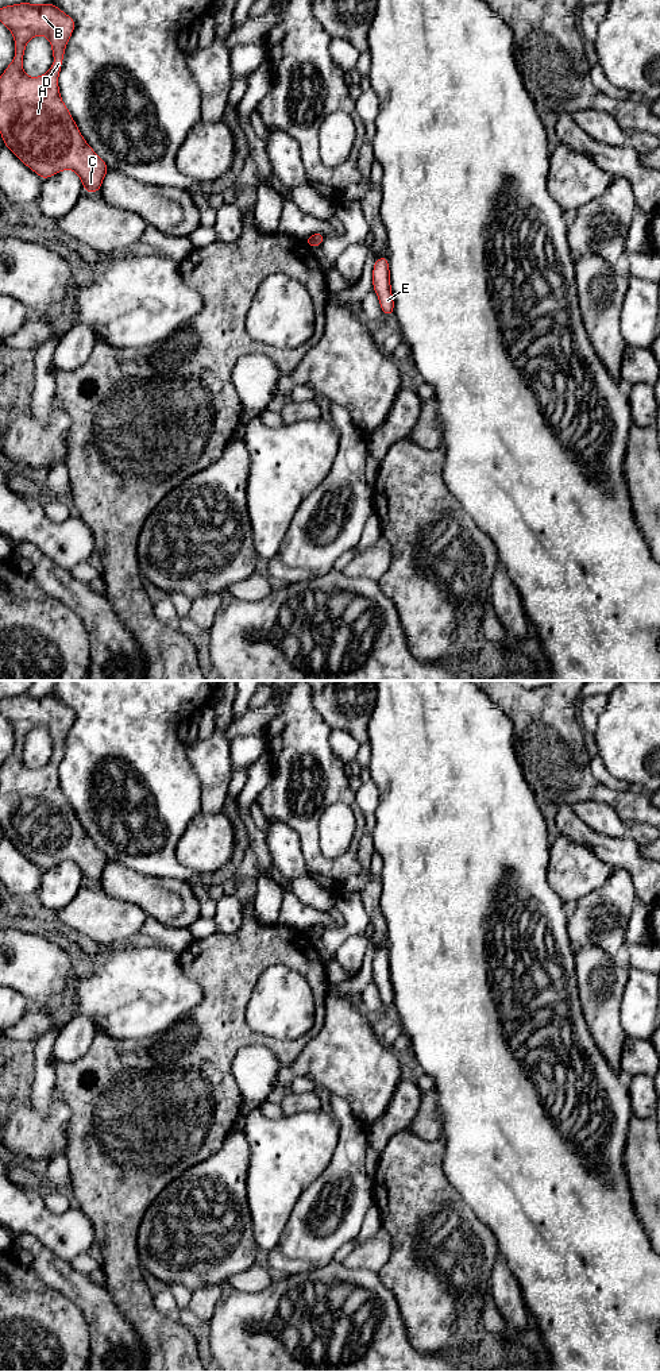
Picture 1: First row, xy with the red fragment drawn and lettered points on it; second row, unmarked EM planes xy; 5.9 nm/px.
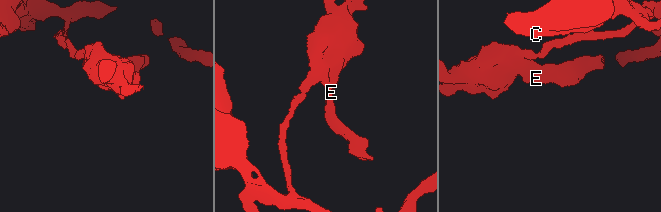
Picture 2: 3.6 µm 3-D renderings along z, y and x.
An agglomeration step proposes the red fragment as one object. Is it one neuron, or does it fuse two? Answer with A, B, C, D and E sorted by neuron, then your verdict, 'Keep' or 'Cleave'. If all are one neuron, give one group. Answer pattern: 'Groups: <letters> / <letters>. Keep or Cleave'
Groups: A B C D / E. Cleave

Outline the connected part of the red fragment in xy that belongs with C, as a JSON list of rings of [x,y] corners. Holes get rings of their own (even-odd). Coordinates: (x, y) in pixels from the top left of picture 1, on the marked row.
[[[28,1],[0,8],[0,22],[15,39],[15,58],[0,76],[0,134],[4,146],[42,180],[62,170],[74,170],[85,192],[97,193],[109,167],[84,139],[58,86],[65,47],[76,22],[53,3],[32,5]],[[36,35],[49,39],[54,65],[40,77],[28,77],[23,72],[23,57],[28,41]]]

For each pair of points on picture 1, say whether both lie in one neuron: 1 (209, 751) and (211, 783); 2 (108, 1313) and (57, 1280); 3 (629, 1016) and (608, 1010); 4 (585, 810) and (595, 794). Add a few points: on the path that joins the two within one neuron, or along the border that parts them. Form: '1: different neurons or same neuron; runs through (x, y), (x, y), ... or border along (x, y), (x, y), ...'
1: same neuron; runs through (211, 759), (211, 775)
2: same neuron; runs through (96, 1303), (69, 1282)
3: different neurons; border along (628, 982), (620, 1005), (620, 1024), (626, 1037)
4: different neurons; border along (572, 805), (581, 801), (603, 802), (620, 817)

